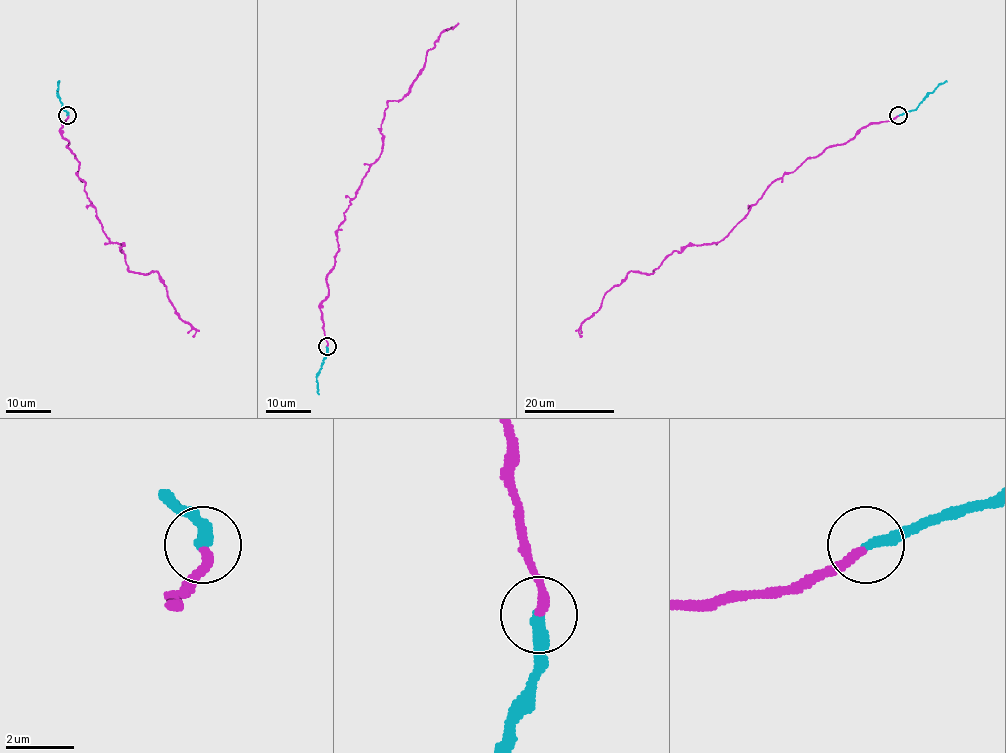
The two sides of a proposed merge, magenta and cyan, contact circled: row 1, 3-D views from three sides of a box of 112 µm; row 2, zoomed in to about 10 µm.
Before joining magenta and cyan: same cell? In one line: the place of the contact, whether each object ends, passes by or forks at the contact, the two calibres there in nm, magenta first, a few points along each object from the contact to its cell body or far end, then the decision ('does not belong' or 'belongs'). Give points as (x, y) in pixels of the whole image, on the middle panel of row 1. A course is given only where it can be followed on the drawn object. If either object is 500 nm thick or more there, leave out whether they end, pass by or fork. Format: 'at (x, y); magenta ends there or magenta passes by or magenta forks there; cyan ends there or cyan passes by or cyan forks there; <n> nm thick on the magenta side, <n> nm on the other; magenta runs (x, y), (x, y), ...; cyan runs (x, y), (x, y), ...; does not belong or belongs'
at (327, 346); magenta ends there; cyan ends there; 280 nm thick on the magenta side, 360 nm on the other; magenta runs (326, 345), (320, 303), (339, 249), (339, 224), (381, 152), (387, 103), (402, 99), (426, 53), (452, 28); cyan runs (326, 345), (316, 377), (319, 395); does not belong

